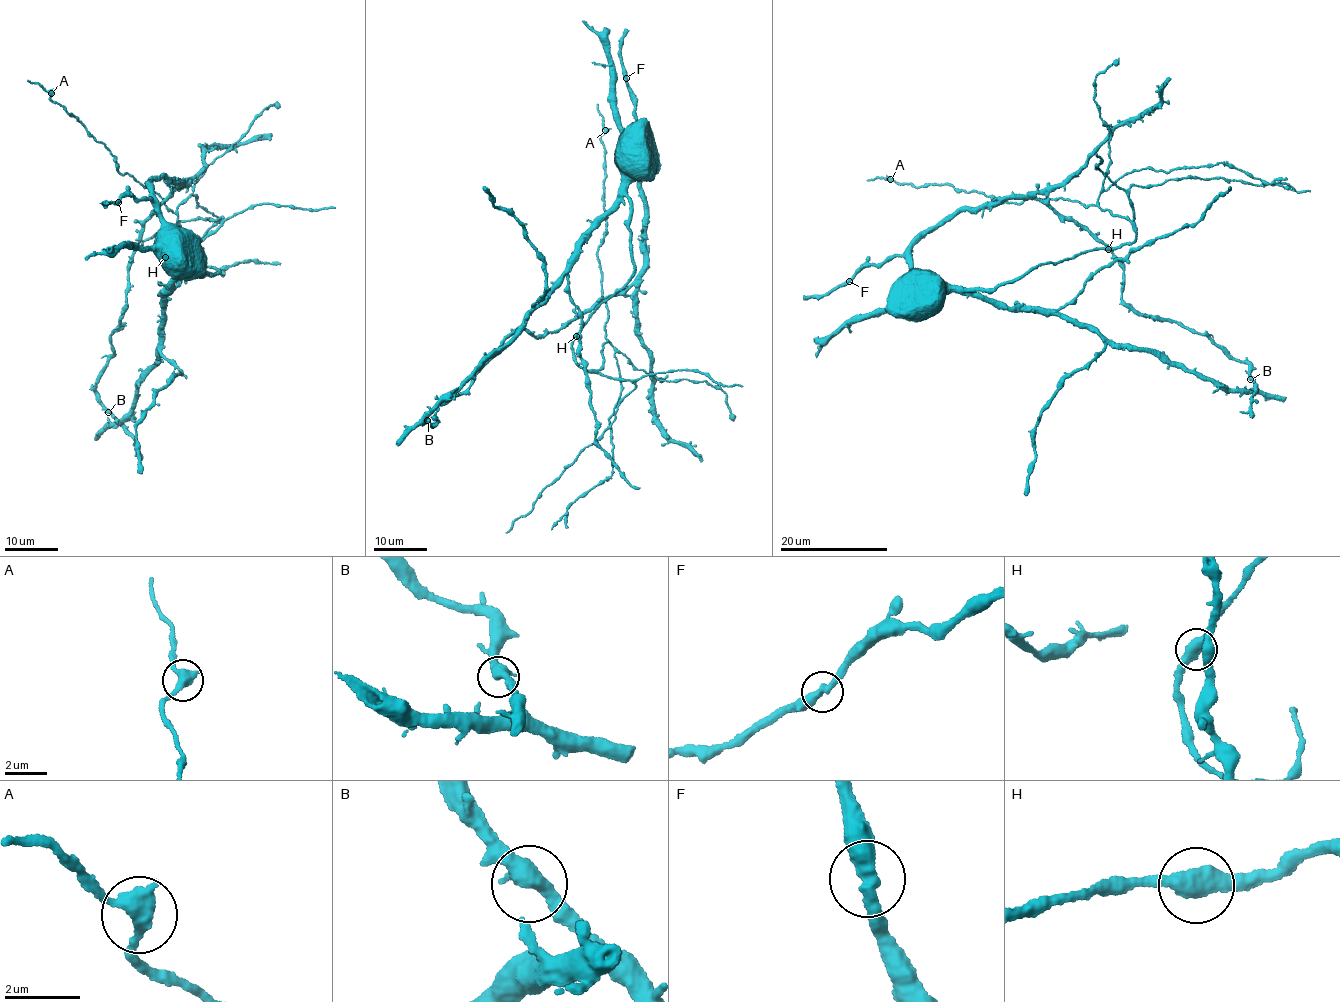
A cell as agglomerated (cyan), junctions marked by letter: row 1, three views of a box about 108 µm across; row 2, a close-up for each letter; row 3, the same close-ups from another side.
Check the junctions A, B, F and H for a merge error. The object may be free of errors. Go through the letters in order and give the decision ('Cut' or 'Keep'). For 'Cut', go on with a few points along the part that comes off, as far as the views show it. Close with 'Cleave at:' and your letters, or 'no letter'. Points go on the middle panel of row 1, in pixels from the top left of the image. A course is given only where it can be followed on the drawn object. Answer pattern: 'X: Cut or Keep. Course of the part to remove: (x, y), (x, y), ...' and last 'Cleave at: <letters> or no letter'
A: Keep
B: Keep
F: Keep
H: Keep
Cleave at: no letter

